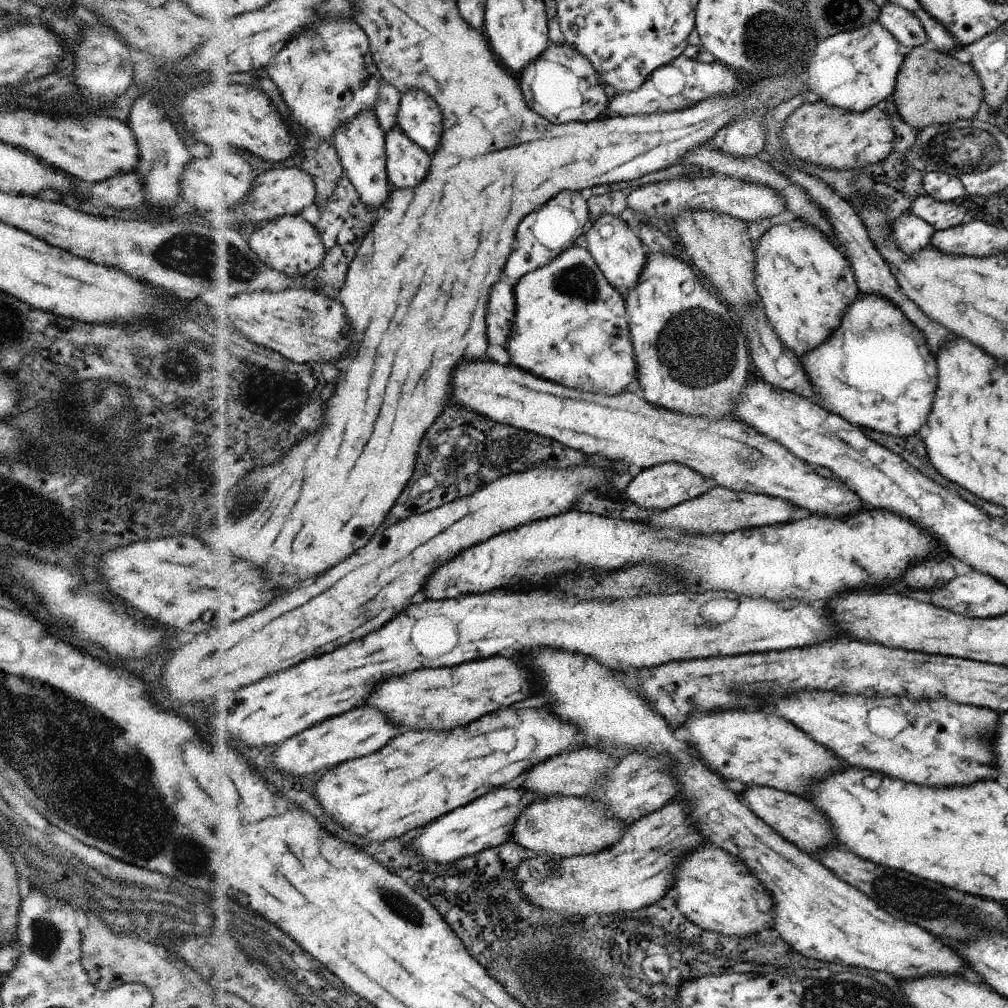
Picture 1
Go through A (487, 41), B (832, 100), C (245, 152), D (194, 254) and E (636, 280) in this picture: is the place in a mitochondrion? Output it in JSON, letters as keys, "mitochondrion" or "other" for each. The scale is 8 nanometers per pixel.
{"A":"other","B":"other","C":"other","D":"mitochondrion","E":"other"}

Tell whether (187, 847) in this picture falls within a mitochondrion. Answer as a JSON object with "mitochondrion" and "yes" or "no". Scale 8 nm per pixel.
{"mitochondrion":"yes"}

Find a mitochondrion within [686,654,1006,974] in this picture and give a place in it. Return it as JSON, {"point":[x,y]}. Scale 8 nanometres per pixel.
{"point":[909,898]}

